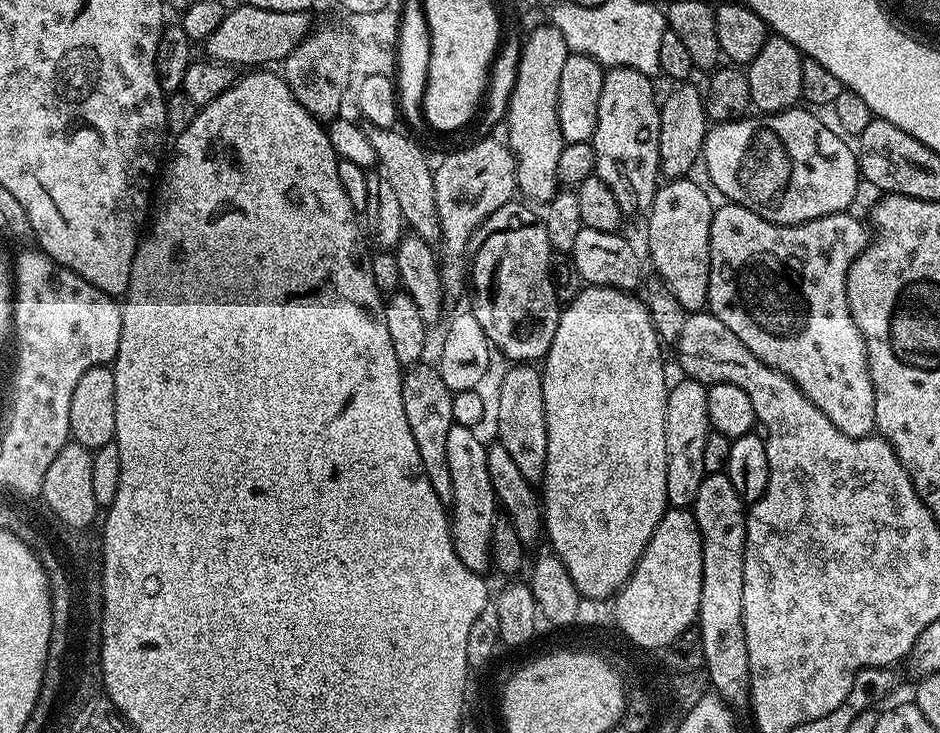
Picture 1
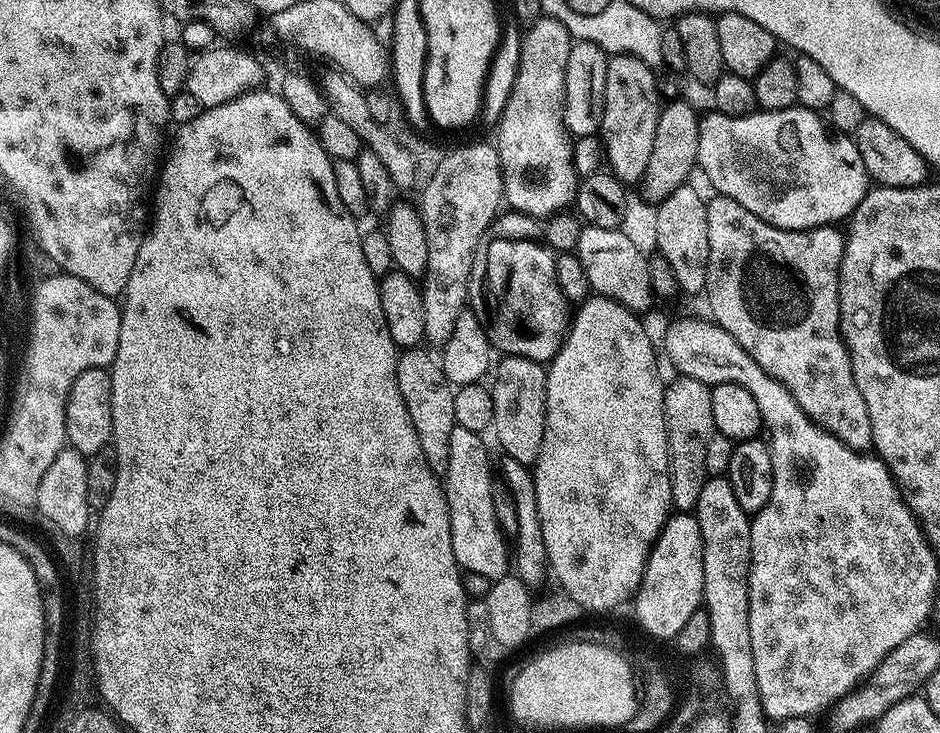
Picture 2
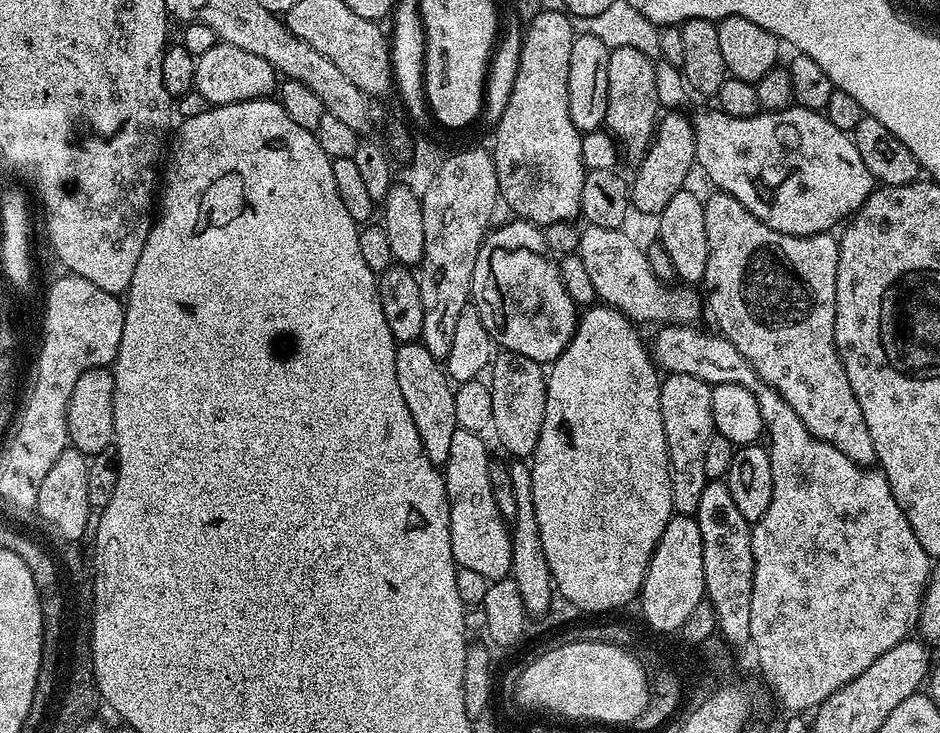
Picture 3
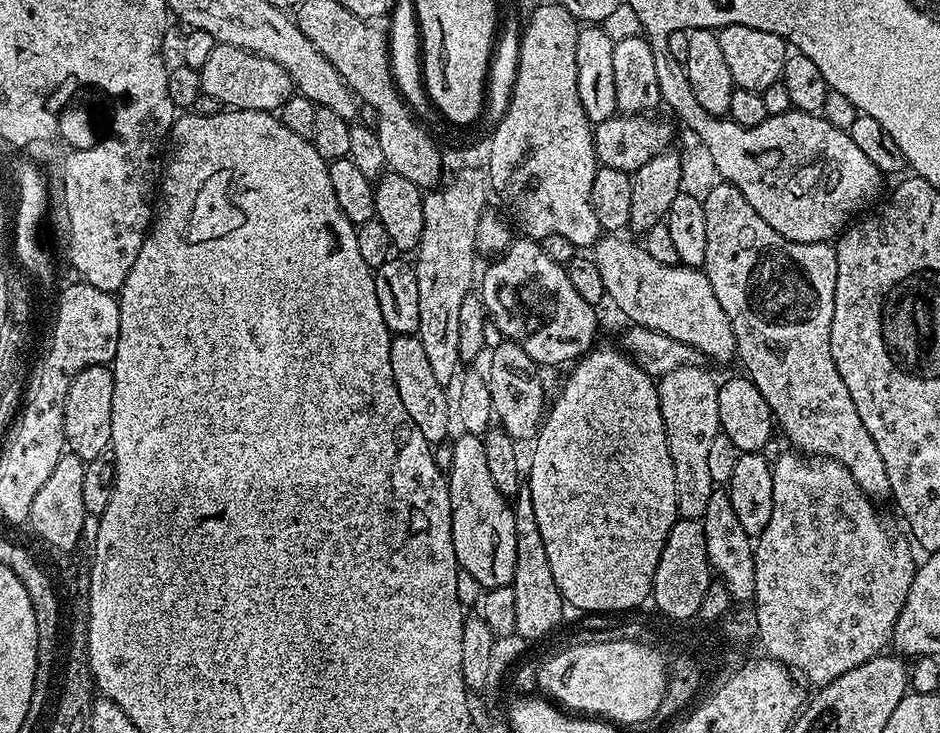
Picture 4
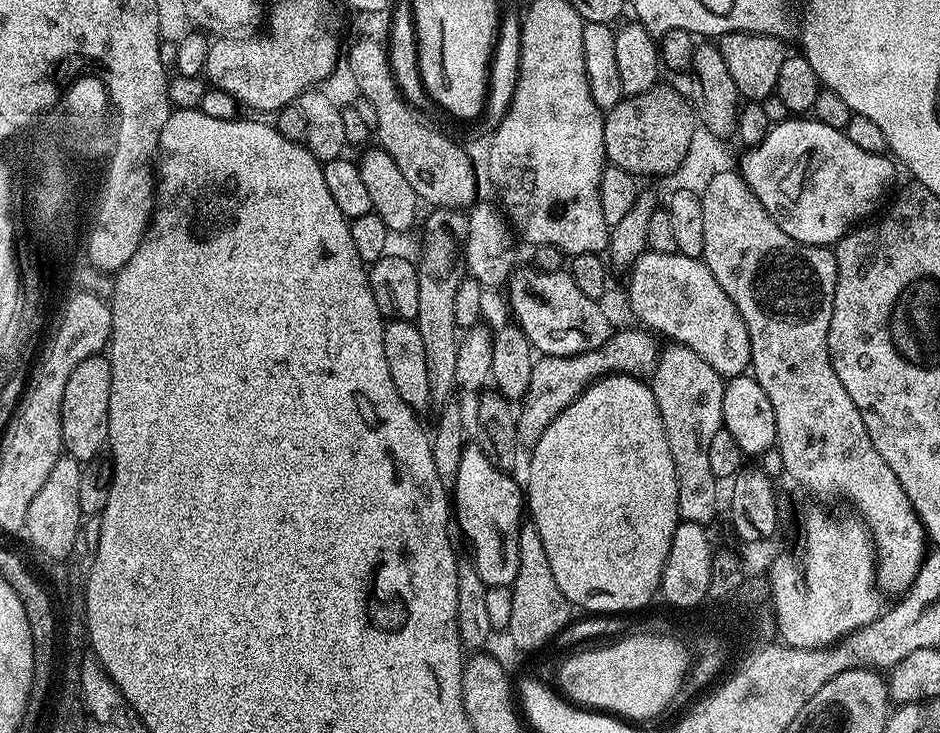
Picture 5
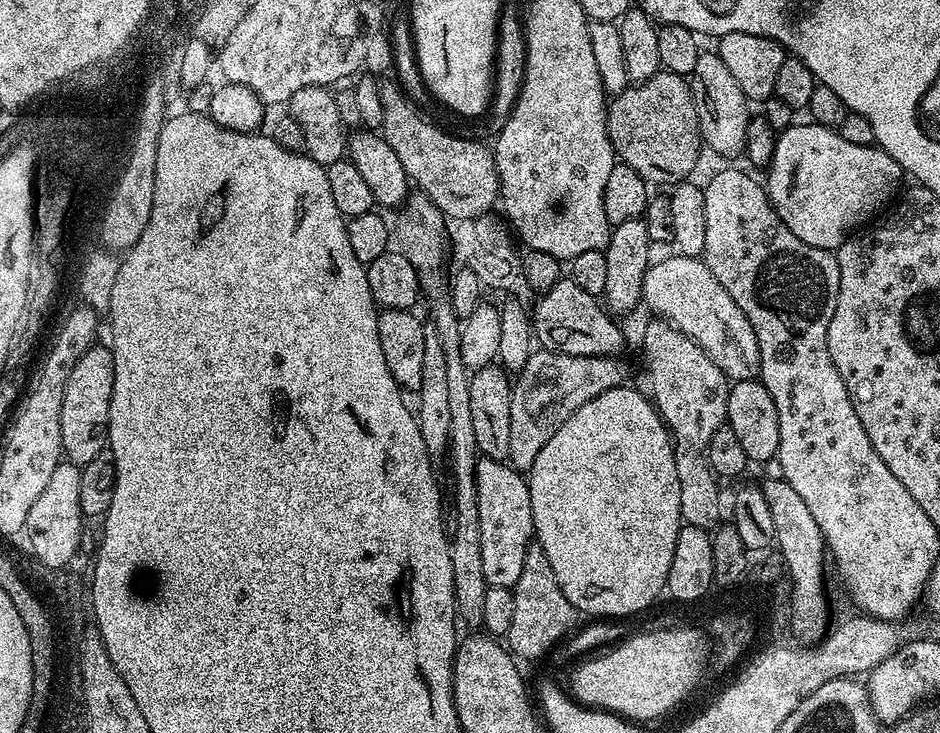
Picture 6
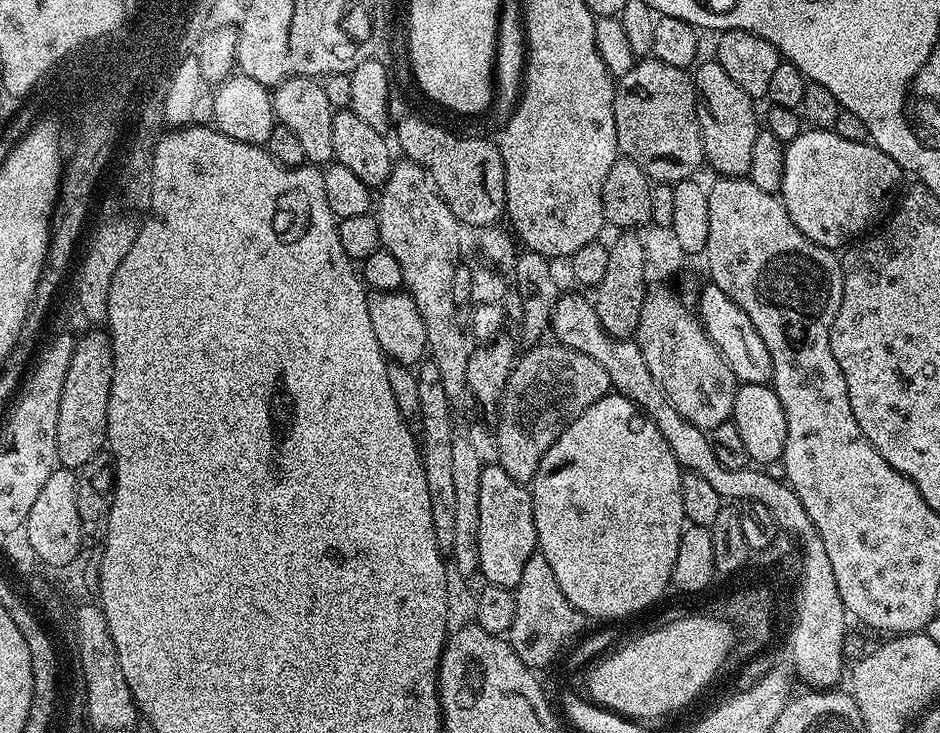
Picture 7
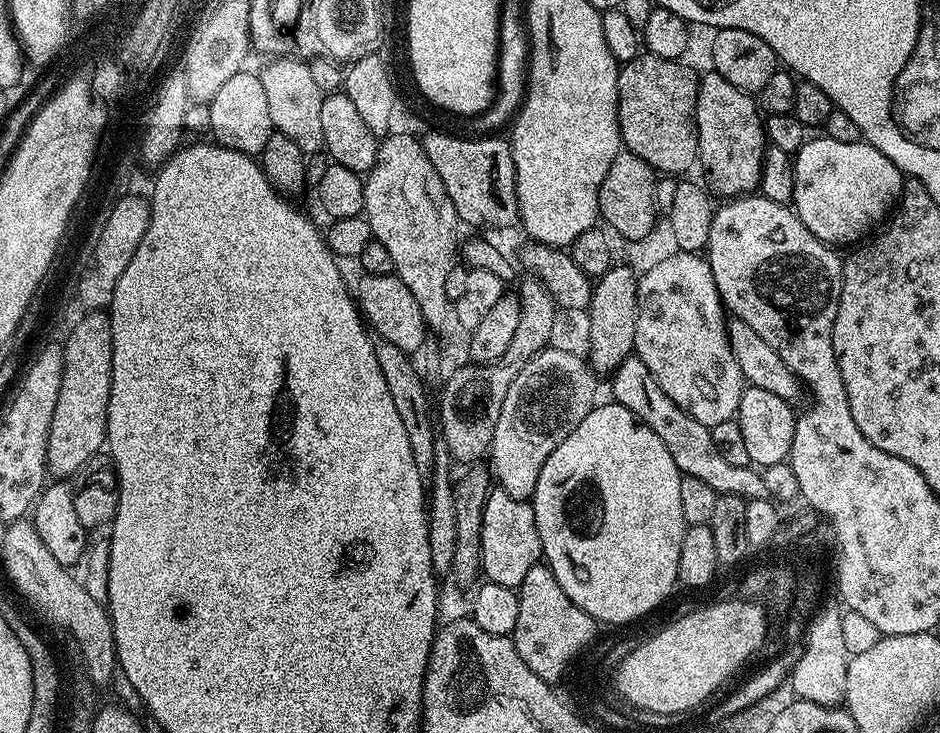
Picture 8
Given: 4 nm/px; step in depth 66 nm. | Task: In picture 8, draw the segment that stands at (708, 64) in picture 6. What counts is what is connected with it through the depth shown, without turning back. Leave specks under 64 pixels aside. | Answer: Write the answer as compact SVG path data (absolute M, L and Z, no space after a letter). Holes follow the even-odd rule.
M714 70L708 71L699 77L695 121L698 164L708 175L711 191L720 198L755 193L766 147L765 121L757 101L749 93L738 90L738 86L730 86L730 82Z

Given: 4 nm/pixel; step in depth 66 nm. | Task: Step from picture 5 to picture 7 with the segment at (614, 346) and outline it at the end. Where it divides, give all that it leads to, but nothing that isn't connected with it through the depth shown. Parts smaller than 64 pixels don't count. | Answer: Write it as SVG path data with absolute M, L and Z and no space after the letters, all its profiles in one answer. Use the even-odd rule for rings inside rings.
M540 342L529 347L529 352L515 361L498 409L500 421L496 424L495 459L502 466L502 470L510 474L510 478L525 486L531 485L546 450L554 446L554 442L564 433L566 426L570 426L570 422L574 422L578 414L594 406L594 402L598 402L613 391L610 374L606 374L606 370L597 360L564 344L546 343Z

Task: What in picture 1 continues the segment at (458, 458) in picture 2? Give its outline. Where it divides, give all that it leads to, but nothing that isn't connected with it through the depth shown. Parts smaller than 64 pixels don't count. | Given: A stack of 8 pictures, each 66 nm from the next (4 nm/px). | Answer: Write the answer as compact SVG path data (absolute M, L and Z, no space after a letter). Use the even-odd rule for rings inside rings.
M453 423L446 434L446 462L452 483L450 505L452 545L458 558L462 558L462 566L481 574L487 573L487 568L489 570L493 563L492 531L498 515L496 491L490 482L490 470L486 470L487 453L487 447L474 438L471 428Z

